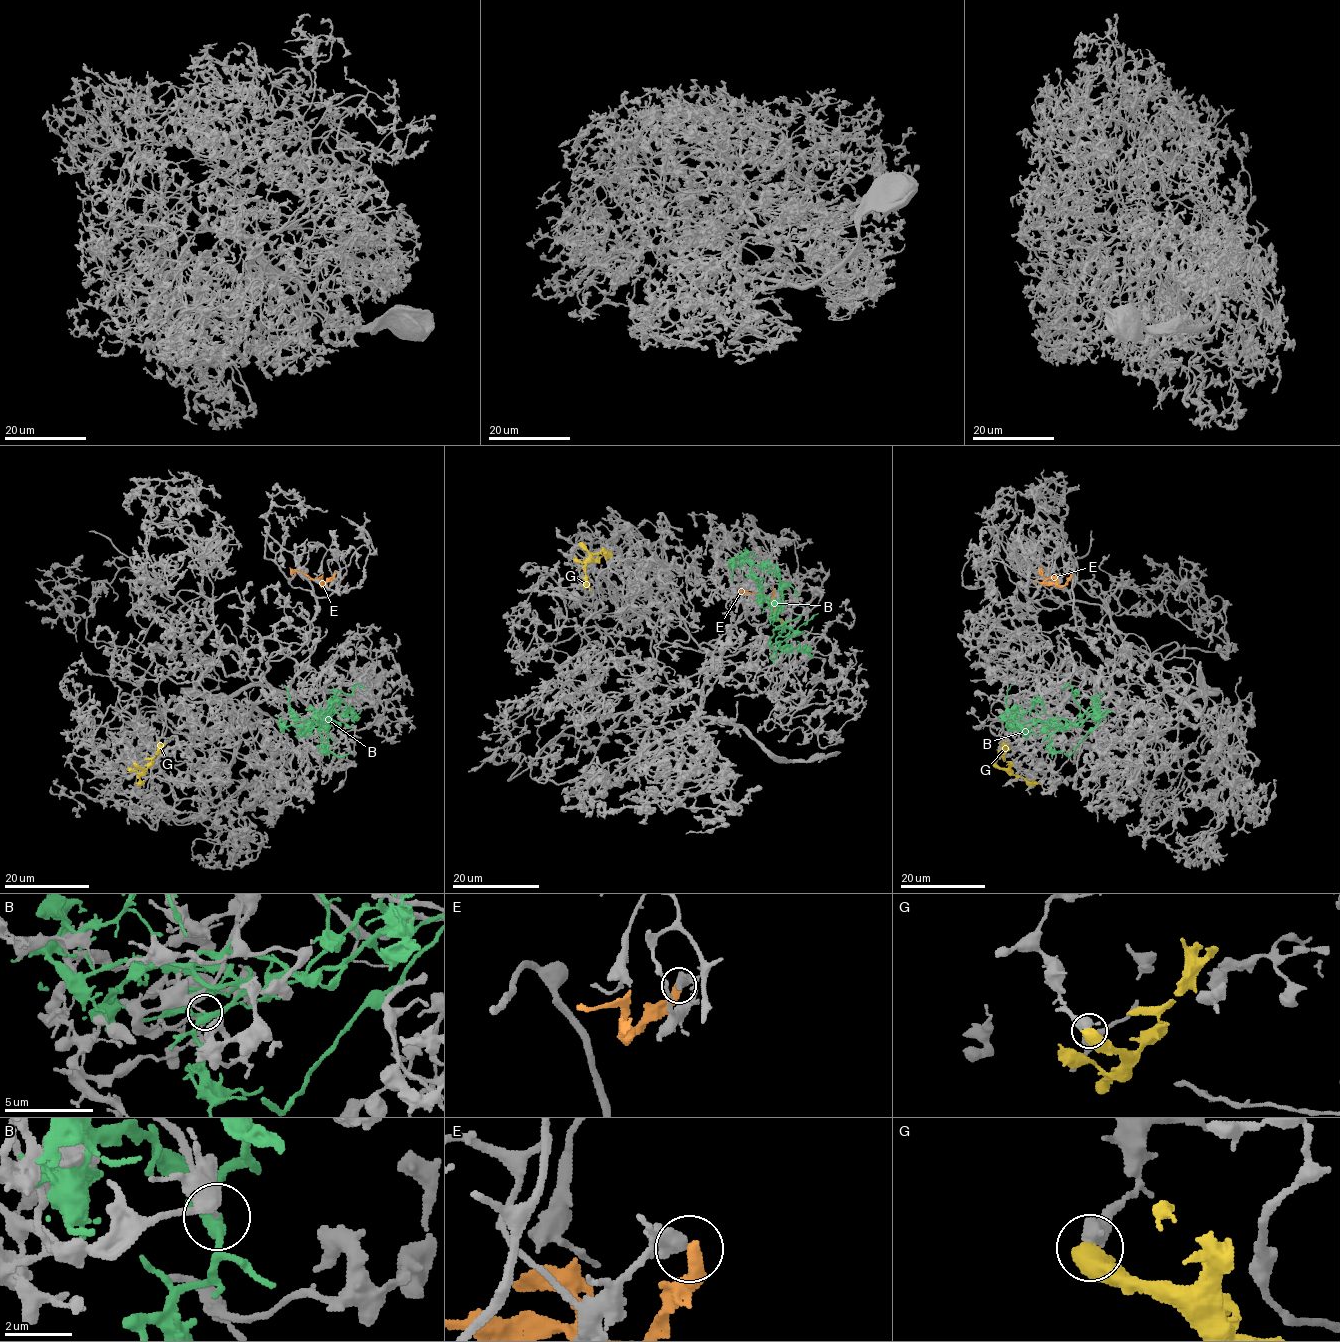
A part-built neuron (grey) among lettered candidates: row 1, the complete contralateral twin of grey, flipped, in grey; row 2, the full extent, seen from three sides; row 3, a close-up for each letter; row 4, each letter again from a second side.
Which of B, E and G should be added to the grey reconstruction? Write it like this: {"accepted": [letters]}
{"accepted": []}

